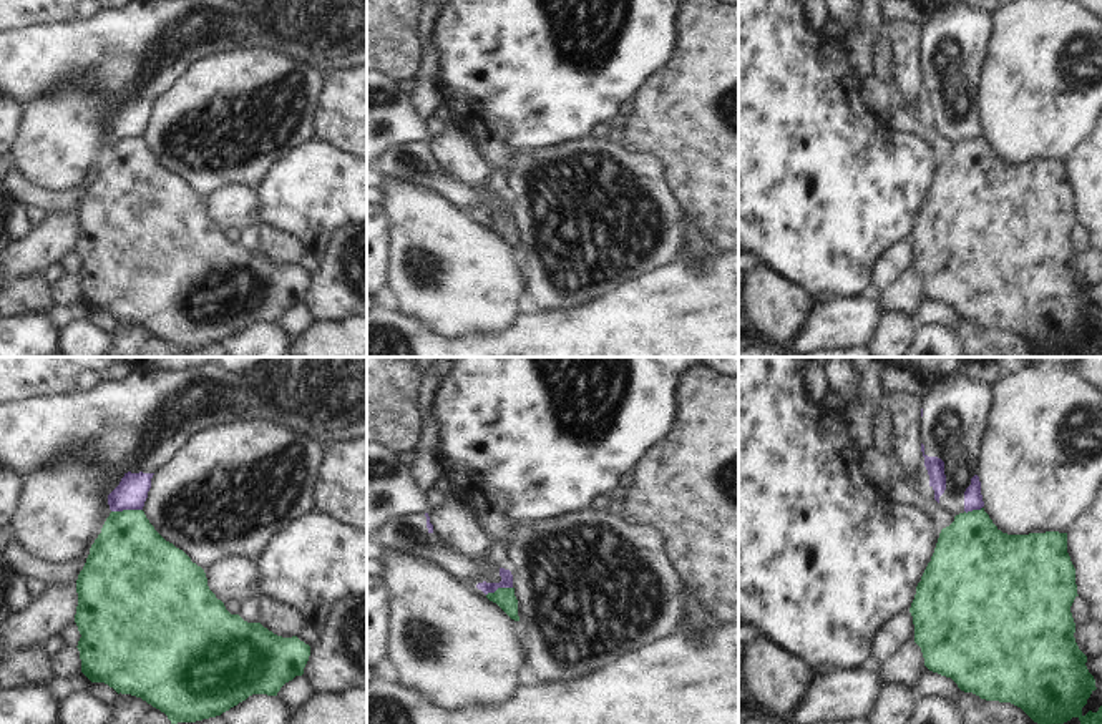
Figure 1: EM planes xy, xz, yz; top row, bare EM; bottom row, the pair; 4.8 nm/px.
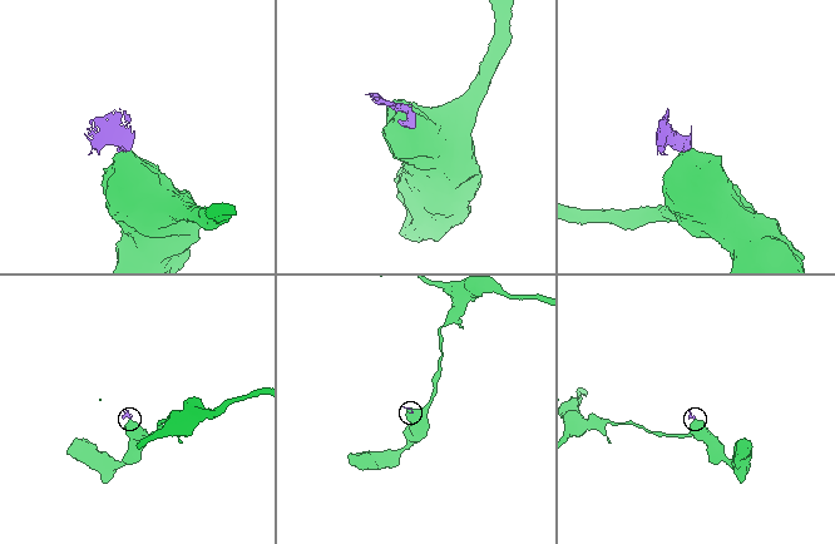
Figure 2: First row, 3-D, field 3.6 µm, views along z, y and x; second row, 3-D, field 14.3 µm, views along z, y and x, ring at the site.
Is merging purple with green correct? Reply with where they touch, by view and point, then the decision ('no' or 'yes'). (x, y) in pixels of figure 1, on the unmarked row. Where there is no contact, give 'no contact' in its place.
xy (126, 136) | no

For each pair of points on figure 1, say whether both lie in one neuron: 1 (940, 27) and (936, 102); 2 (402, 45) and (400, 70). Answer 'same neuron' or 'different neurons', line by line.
1: same neuron
2: same neuron

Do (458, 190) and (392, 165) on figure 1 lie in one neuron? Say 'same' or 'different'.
same

